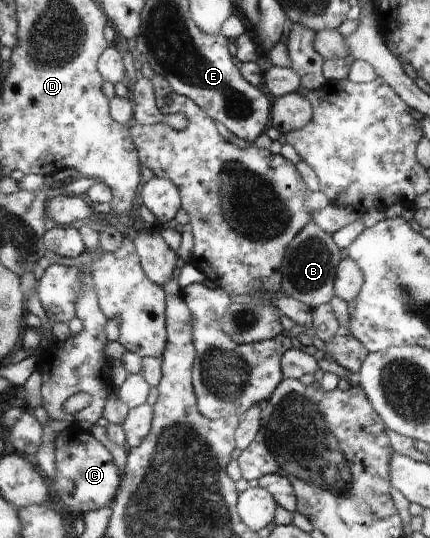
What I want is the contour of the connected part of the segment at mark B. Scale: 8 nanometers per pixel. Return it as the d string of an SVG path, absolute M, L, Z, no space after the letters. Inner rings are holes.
M309 221L289 243L283 256L281 293L305 303L311 309L329 303L334 296L334 279L341 260L339 251L332 234L323 231L315 221Z

